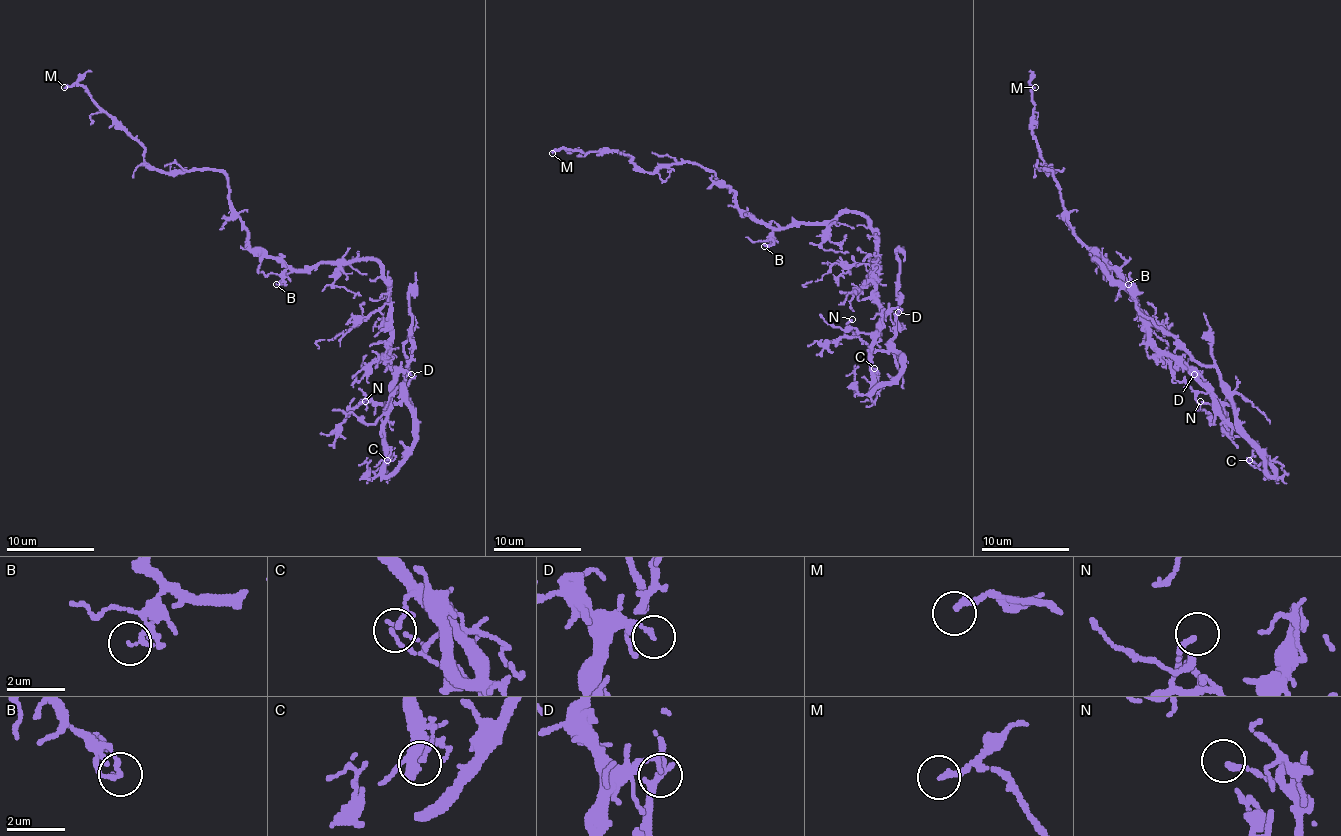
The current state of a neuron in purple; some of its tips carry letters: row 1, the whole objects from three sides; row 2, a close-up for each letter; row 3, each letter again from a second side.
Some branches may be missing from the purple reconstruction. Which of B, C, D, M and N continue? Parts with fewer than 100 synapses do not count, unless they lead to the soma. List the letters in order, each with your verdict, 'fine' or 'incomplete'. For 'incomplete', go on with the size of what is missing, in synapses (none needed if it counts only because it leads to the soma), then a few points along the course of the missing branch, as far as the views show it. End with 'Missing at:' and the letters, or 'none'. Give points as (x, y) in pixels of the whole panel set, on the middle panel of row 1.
B: fine
C: fine
D: fine
M: incomplete
N: fine
Missing at: M

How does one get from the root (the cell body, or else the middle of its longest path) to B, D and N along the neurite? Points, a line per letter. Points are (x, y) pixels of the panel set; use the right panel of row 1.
B: (1134, 299), (1092, 259), (1101, 262), (1106, 268), (1117, 270), (1128, 284)
D: (1134, 299), (1136, 315), (1150, 339), (1161, 350), (1174, 354), (1194, 374)
N: (1134, 299), (1150, 339), (1209, 394), (1214, 407), (1271, 467), (1271, 476), (1234, 403), (1200, 401)

